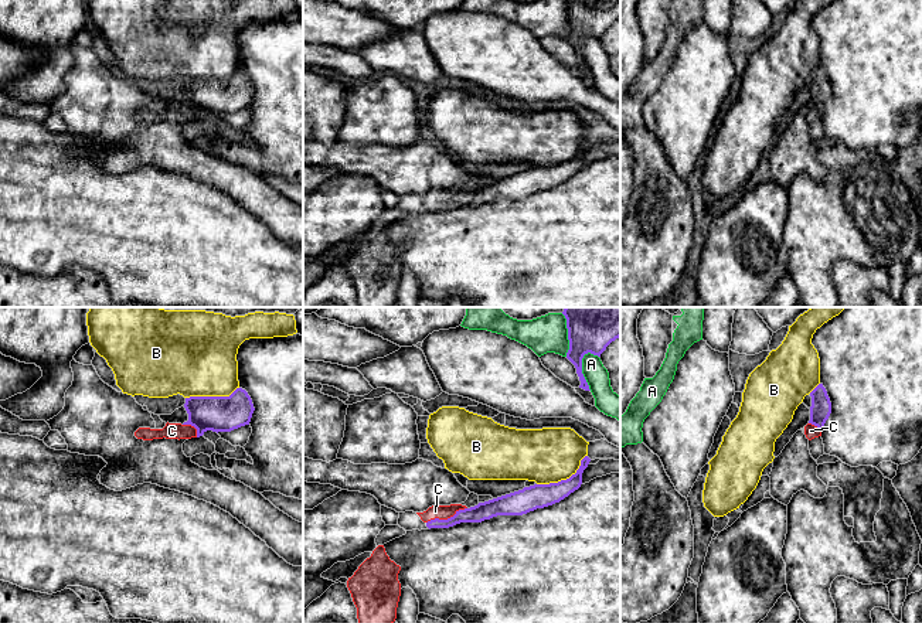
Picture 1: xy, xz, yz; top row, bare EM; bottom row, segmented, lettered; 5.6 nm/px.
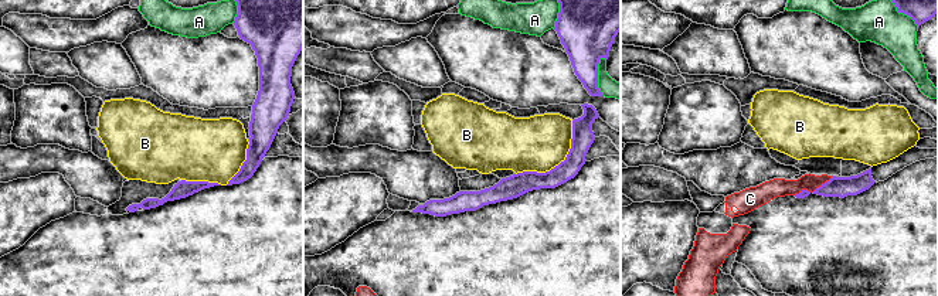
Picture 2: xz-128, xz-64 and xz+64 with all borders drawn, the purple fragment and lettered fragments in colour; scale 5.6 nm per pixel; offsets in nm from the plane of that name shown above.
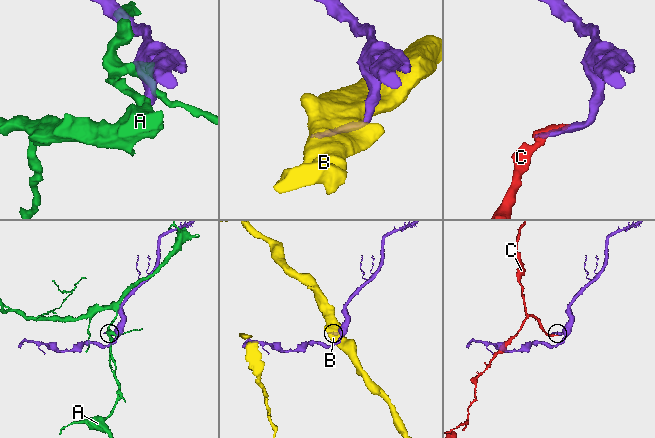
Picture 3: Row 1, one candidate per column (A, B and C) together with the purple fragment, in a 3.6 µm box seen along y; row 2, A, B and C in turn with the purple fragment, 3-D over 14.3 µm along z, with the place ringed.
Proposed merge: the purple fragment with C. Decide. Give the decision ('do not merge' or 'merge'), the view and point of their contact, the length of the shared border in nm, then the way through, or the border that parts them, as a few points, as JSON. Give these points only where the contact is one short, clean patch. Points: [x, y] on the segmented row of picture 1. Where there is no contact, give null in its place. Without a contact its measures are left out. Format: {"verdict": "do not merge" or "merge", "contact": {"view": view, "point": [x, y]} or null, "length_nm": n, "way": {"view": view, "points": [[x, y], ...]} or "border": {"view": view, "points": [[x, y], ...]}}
{"verdict": "merge", "contact": {"view": "xz", "point": [448, 518]}, "length_nm": 240}

